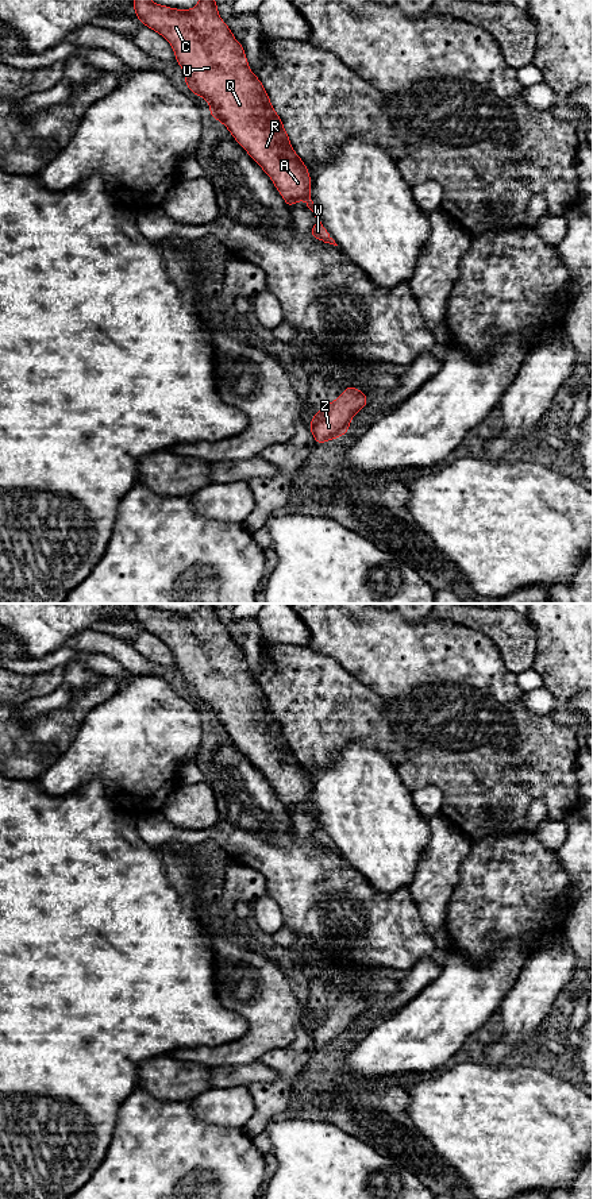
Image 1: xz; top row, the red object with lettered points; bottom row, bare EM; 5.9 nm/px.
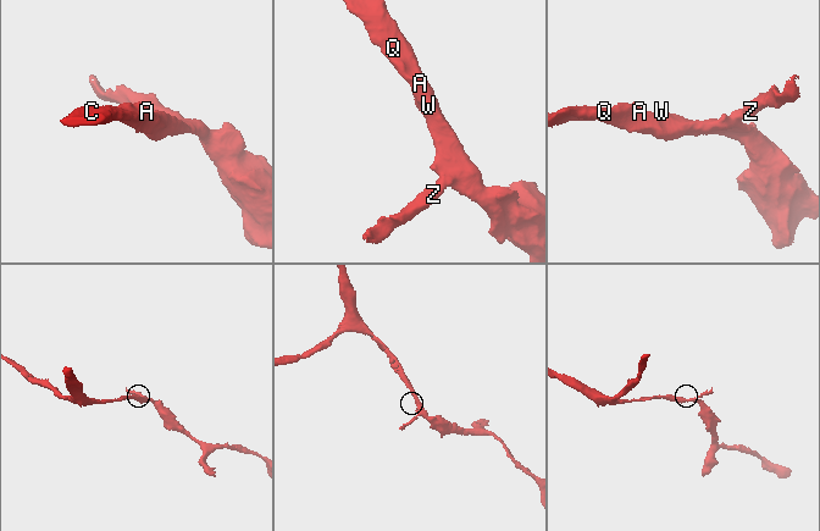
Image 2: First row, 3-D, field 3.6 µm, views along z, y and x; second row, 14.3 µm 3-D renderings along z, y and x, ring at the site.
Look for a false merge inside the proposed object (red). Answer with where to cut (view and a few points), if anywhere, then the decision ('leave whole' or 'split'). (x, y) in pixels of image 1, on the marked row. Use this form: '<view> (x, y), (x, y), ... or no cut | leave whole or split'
no cut | leave whole

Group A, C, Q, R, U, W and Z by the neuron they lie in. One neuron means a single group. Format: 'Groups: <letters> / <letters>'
Groups: A C Q R U W Z

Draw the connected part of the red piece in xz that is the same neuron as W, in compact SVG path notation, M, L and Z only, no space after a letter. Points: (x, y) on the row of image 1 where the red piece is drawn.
M132 0L135 16L142 24L165 36L173 47L176 62L180 63L188 89L209 101L209 115L222 122L234 139L272 178L278 193L292 209L297 200L304 200L313 212L316 224L308 232L317 240L338 246L320 221L313 201L307 165L294 153L290 139L276 113L261 80L251 73L244 47L235 41L230 27L217 14L216 0L200 0L192 9L176 9L150 0Z

